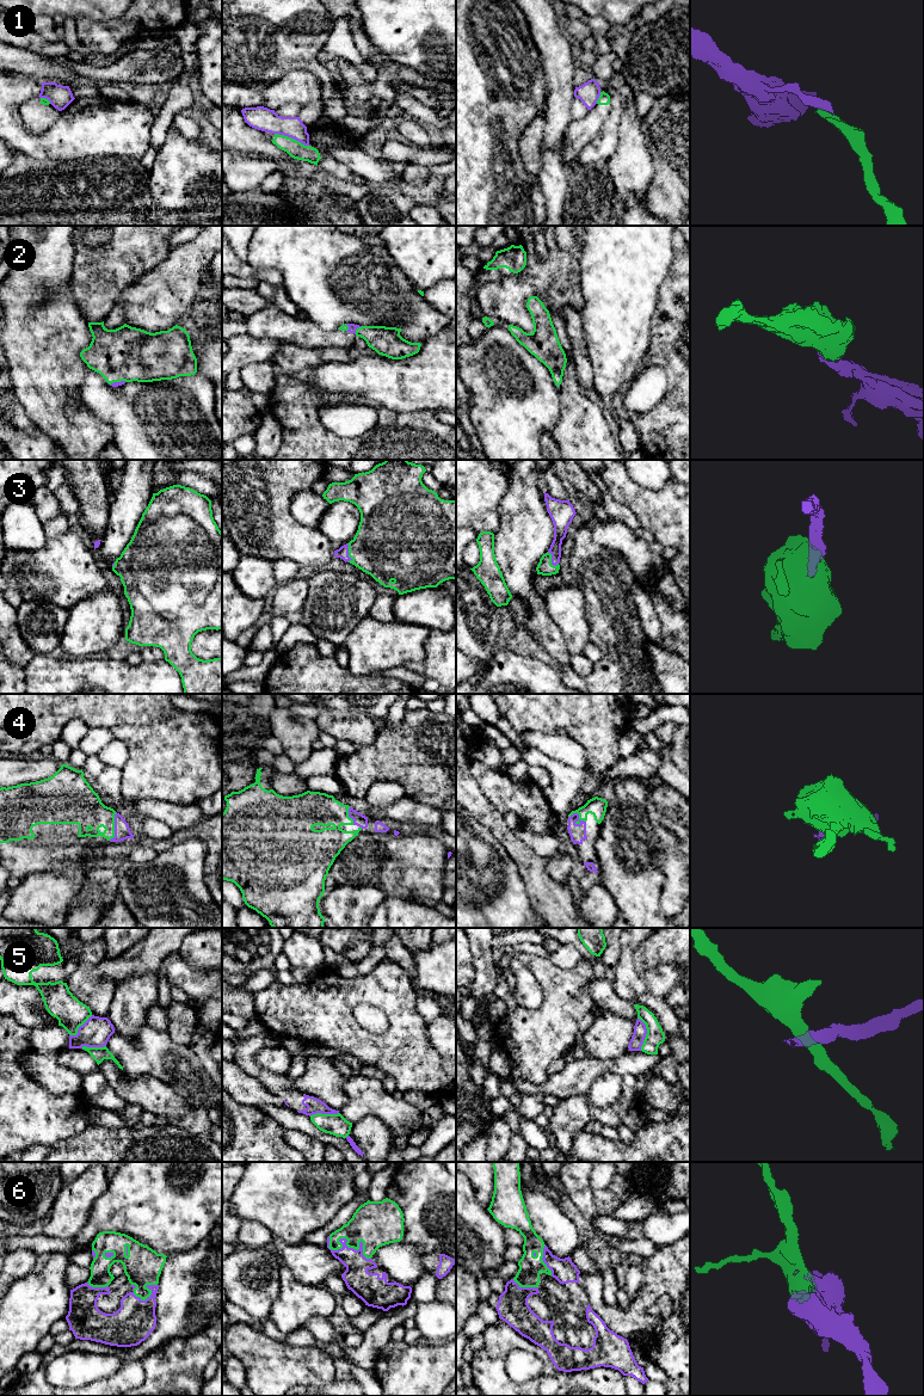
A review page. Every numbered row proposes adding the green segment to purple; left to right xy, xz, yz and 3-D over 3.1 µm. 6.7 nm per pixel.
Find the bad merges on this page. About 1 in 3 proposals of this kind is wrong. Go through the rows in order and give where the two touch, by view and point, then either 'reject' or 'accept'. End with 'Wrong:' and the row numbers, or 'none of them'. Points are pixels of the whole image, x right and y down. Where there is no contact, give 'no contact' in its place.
1: contact xz (291, 137); reject
2: contact xz (357, 327); accept
3: contact yz (552, 559); accept
4: contact yz (578, 815); accept
5: contact yz (646, 1033); reject
6: contact xz (345, 1243); accept
Wrong: 1, 5

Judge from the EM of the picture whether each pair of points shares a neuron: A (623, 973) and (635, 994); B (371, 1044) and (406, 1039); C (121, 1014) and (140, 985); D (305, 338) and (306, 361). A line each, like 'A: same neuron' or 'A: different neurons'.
A: same neuron
B: same neuron
C: same neuron
D: different neurons

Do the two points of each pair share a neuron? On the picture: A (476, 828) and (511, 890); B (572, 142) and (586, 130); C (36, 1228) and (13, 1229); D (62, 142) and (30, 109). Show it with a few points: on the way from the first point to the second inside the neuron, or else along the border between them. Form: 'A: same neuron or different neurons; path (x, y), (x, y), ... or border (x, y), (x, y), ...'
A: same neuron; path (492, 842), (501, 852), (510, 874)
B: same neuron; path (576, 139), (583, 131)
C: same neuron; path (30, 1230), (19, 1230)
D: different neurons; border (61, 111), (38, 134), (22, 121)

